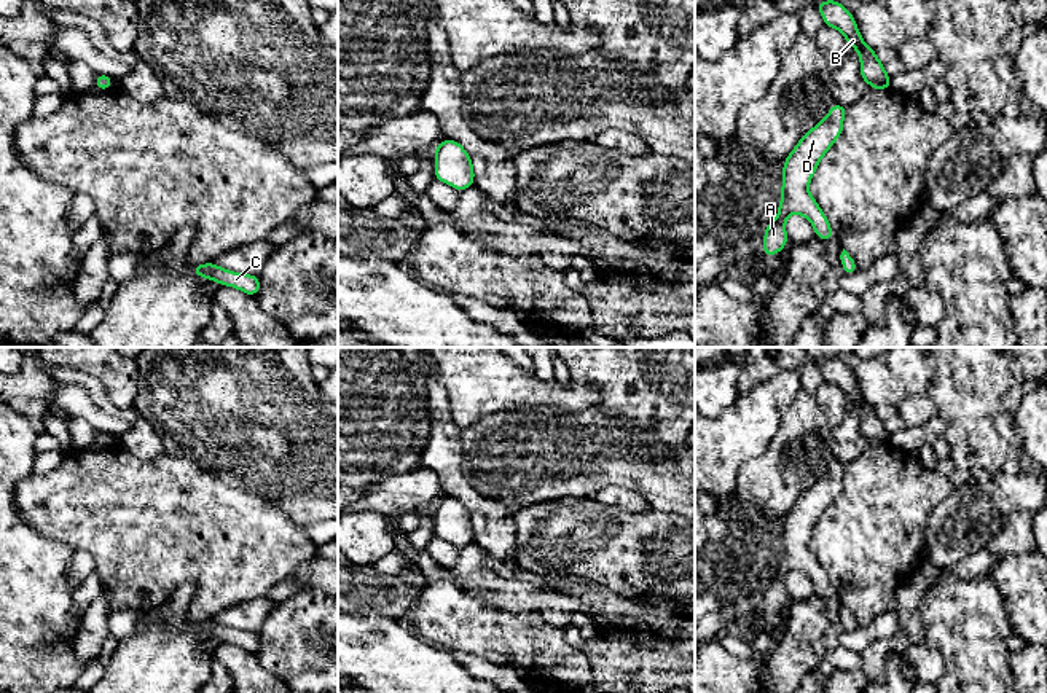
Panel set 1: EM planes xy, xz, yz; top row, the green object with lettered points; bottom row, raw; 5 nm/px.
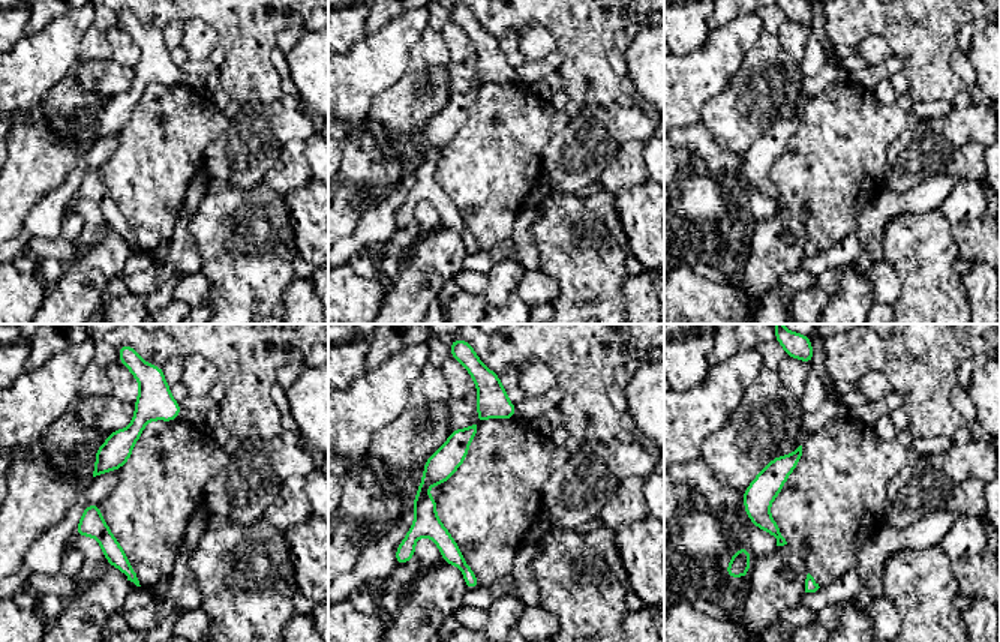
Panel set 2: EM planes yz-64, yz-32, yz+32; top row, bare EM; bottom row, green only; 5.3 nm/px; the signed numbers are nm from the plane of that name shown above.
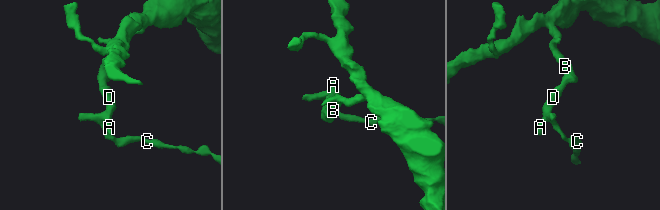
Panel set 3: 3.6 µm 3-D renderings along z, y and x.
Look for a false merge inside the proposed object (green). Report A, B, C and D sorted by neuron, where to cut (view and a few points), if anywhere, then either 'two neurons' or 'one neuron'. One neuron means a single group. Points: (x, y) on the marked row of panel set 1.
A B C D | no cut | one neuron

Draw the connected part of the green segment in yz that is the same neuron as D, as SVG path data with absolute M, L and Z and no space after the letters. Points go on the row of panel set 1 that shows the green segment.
M833 104L827 116L810 129L784 159L782 188L778 215L765 228L762 256L776 255L787 245L786 220L790 213L808 218L814 236L824 241L833 239L830 223L808 186L822 156L843 132L846 105Z

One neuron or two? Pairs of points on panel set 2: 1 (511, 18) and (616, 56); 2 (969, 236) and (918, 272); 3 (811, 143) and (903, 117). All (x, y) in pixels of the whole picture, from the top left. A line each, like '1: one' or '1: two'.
1: two
2: two
3: one

